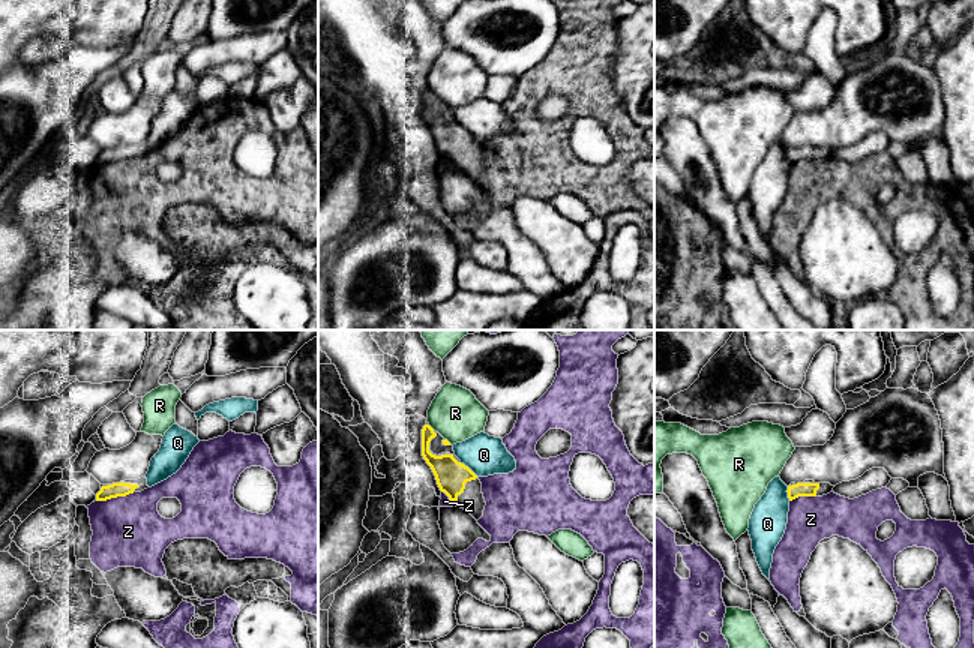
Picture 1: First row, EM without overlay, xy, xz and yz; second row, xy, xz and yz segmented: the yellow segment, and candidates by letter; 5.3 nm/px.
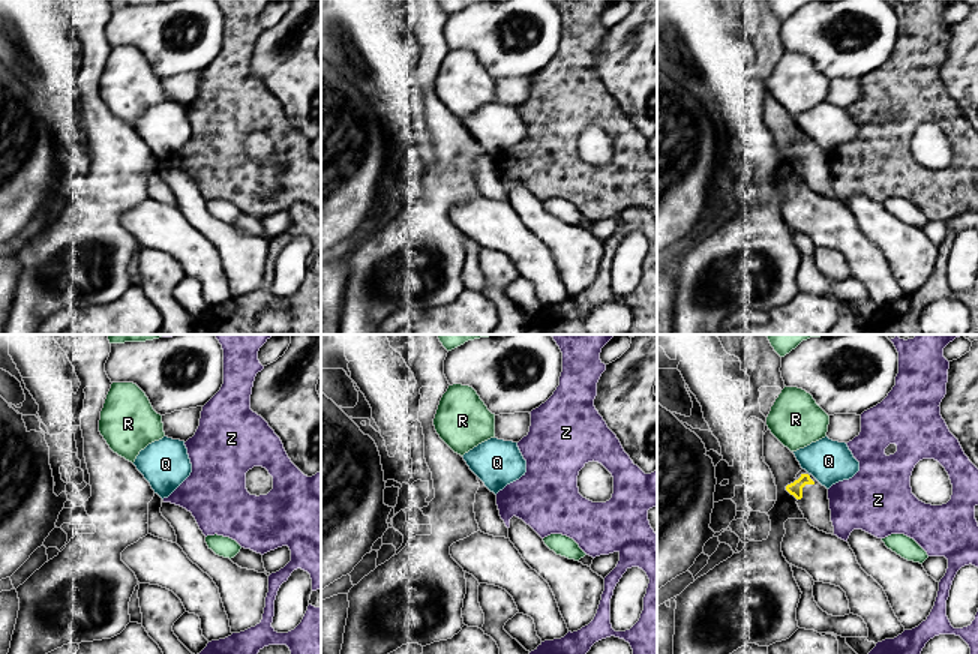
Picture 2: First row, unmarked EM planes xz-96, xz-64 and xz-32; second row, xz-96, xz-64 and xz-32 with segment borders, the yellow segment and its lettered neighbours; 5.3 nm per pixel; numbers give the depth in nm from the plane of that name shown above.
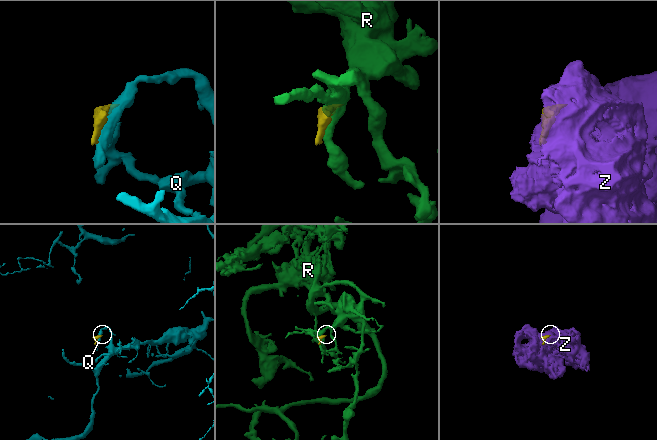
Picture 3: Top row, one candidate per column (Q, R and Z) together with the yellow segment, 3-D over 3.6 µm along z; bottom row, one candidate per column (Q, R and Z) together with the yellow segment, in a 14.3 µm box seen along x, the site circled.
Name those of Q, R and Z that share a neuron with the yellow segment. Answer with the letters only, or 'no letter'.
no letter

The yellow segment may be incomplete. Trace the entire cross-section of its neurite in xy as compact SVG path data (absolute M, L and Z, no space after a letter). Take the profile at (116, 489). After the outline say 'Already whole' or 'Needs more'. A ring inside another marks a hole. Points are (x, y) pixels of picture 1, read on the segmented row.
M146 476L138 480L125 480L120 483L113 483L101 488L101 490L96 494L96 501L107 501L117 496L126 496L134 492L141 492L147 488L149 486Z. Needs more

